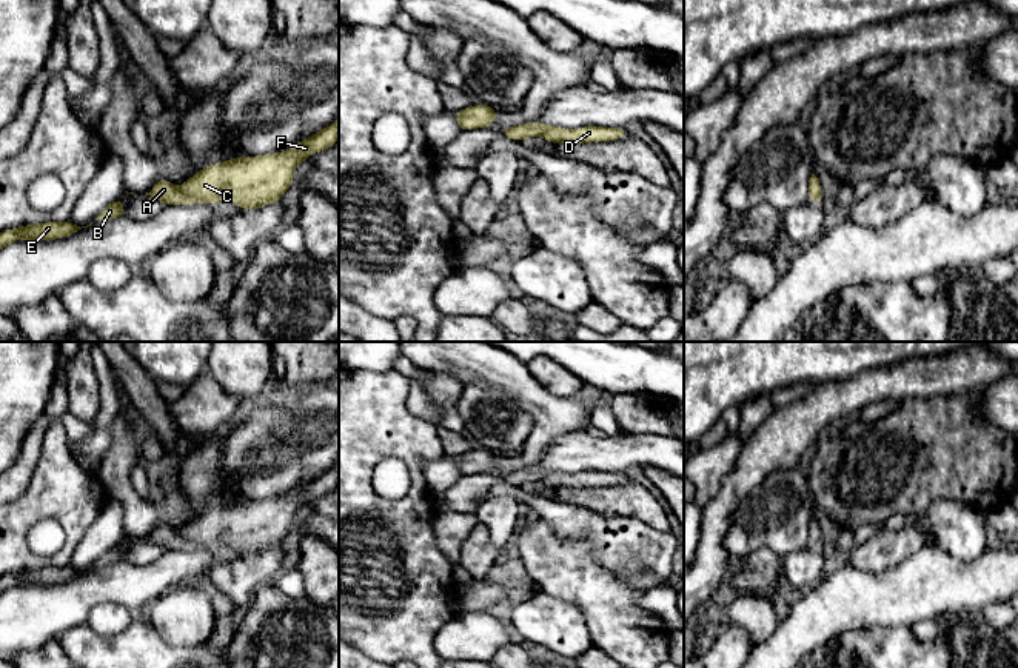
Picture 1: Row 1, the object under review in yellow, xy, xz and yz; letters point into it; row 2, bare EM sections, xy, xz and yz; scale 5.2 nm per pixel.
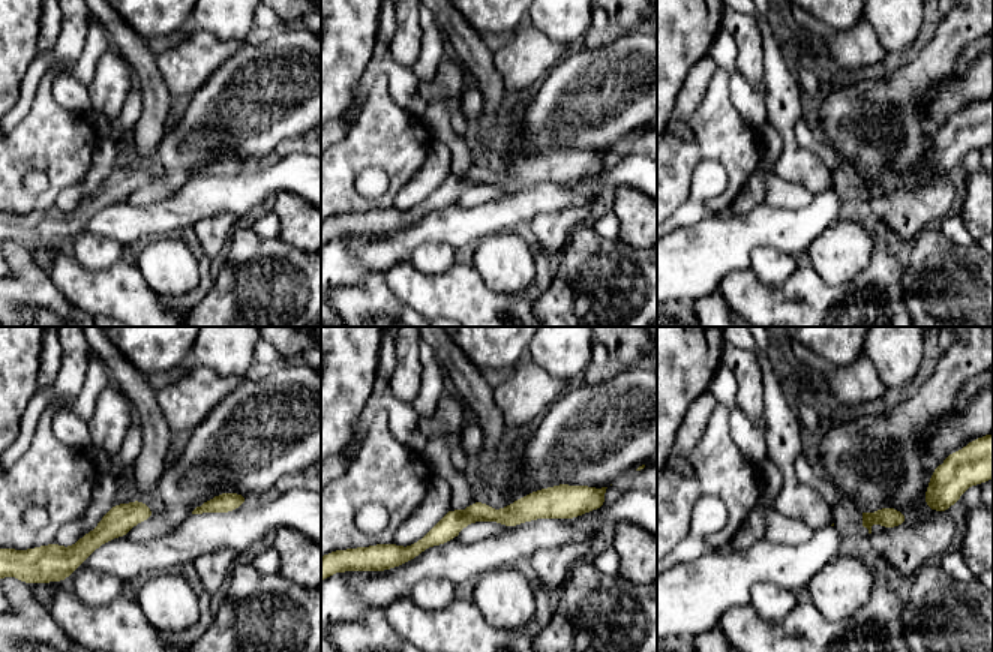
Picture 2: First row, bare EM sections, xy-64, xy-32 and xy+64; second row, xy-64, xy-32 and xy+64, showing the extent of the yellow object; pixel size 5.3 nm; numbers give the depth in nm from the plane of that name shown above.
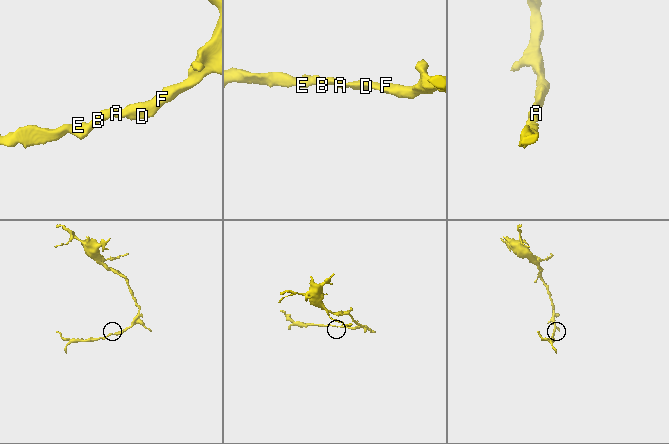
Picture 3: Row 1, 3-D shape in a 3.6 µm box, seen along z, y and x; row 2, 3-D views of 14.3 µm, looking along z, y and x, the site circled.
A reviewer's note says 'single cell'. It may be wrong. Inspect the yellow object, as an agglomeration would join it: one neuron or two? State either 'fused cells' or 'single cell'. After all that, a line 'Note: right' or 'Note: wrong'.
single cell
Note: right

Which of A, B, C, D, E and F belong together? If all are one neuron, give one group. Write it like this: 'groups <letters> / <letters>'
groups A B C D E F

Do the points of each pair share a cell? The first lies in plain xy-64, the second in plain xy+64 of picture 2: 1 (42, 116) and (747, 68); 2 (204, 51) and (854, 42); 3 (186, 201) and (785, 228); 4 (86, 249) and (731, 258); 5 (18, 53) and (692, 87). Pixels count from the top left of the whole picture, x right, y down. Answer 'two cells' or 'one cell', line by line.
1: two cells
2: one cell
3: one cell
4: two cells
5: two cells

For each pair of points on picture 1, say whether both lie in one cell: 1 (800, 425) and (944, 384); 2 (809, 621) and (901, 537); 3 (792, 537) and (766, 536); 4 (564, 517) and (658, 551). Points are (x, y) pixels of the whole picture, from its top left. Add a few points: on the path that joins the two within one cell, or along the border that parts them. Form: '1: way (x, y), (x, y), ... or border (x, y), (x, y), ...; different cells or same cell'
1: way (835, 399), (847, 397), (875, 384), (909, 384); same cell
2: border (900, 562), (874, 573), (864, 573), (849, 565); different cells
3: way (786, 536), (772, 536); same cell
4: way (587, 525), (598, 528), (635, 551); same cell

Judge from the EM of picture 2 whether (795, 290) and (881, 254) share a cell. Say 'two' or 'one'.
one

